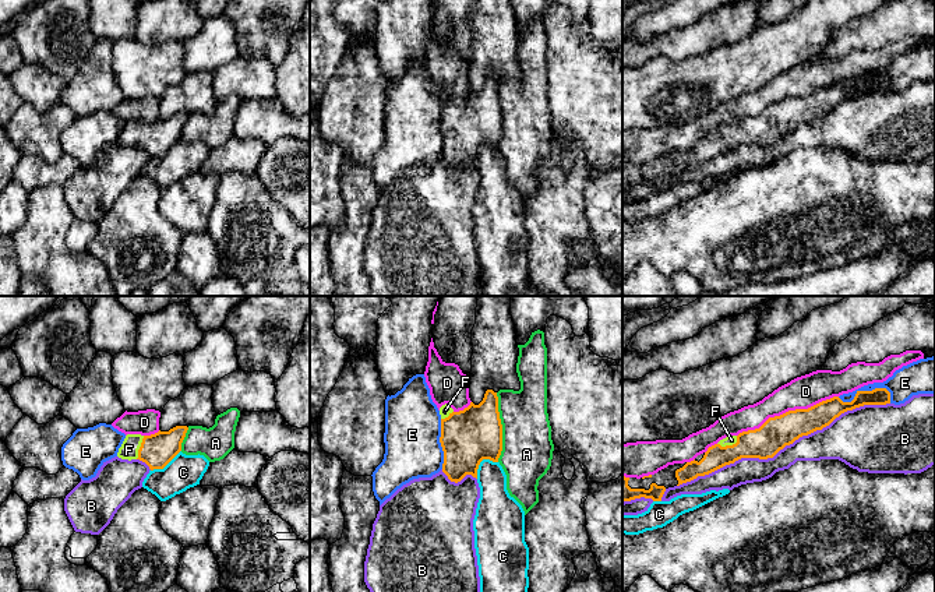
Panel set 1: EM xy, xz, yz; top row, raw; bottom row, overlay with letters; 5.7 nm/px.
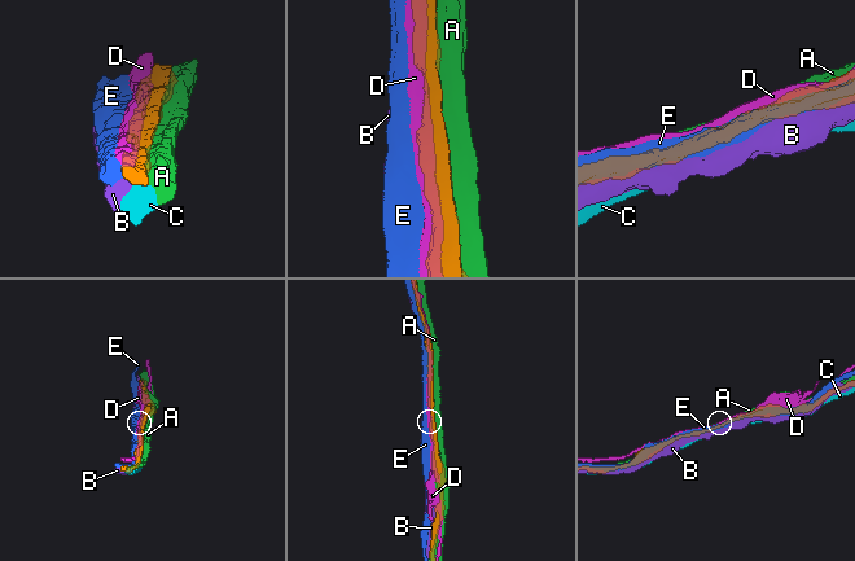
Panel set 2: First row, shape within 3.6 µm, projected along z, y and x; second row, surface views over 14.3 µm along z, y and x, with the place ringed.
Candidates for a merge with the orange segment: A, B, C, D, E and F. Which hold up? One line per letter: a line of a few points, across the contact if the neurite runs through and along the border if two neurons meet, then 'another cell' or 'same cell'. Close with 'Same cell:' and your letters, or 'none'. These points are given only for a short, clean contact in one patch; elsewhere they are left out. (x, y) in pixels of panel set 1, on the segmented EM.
A: another cell
B: another cell
C: another cell
D: another cell
E: another cell
F: yz (762, 443), (729, 446), (731, 440) | same cell
Same cell: F

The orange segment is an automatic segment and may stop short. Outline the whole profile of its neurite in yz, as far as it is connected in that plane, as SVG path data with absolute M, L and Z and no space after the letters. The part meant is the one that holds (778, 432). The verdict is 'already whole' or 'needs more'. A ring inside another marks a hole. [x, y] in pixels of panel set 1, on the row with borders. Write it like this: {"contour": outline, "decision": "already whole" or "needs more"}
{"contour": "M875 388L857 391L851 402L843 402L839 397L833 397L808 409L788 410L780 416L769 417L759 429L726 437L709 447L699 462L694 459L677 469L677 486L709 475L741 458L773 458L786 445L802 436L822 430L847 410L864 405L886 404L890 404L890 392L886 388Z", "decision": "needs more"}

